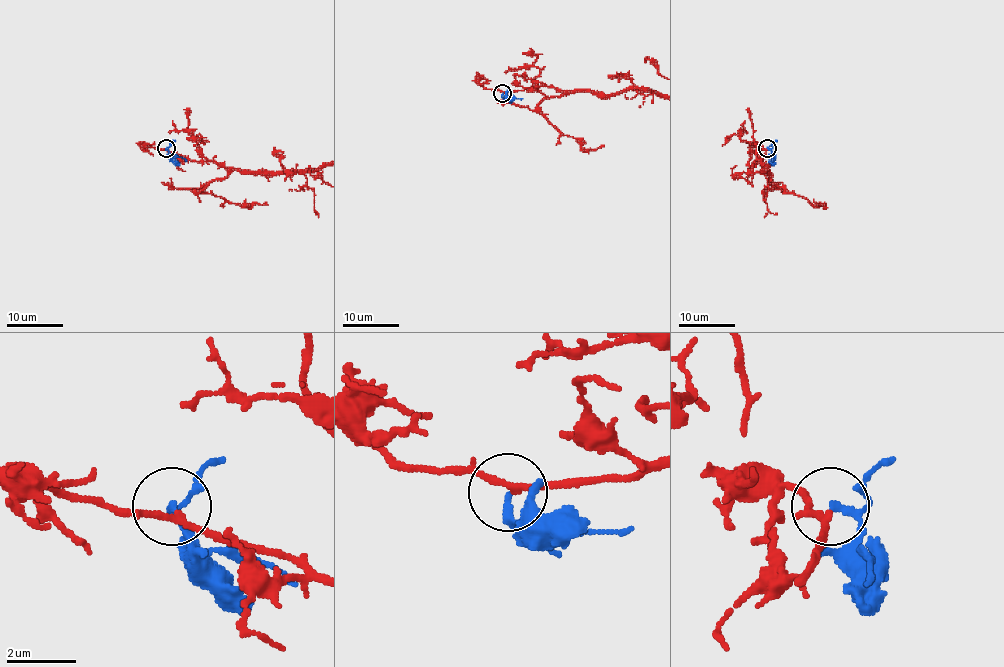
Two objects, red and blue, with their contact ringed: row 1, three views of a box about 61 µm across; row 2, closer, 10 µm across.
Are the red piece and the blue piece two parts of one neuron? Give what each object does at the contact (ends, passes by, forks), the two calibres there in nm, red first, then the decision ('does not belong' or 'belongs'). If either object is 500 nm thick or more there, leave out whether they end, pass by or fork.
red passes by | blue passes by | 170/150 nm | belongs

